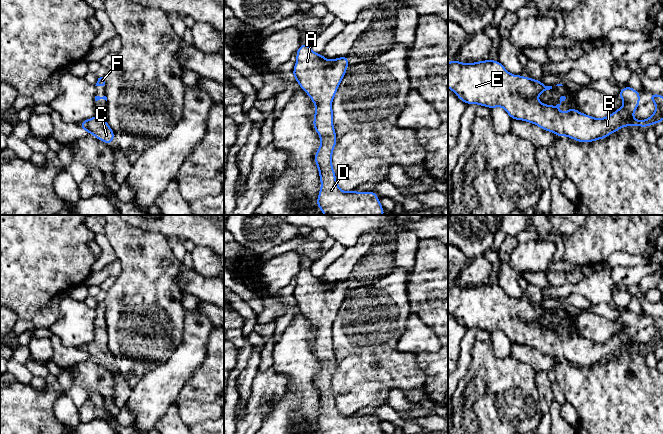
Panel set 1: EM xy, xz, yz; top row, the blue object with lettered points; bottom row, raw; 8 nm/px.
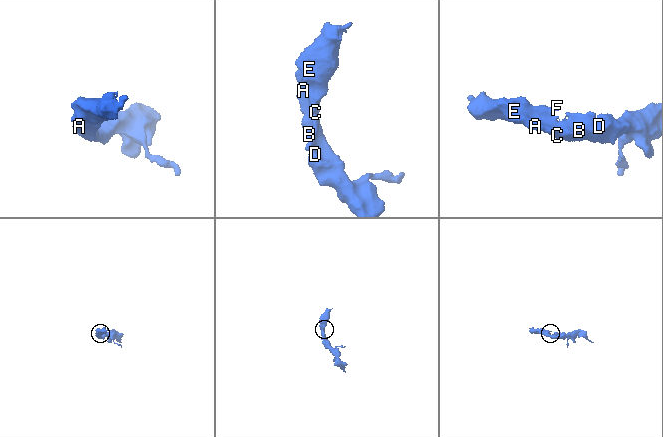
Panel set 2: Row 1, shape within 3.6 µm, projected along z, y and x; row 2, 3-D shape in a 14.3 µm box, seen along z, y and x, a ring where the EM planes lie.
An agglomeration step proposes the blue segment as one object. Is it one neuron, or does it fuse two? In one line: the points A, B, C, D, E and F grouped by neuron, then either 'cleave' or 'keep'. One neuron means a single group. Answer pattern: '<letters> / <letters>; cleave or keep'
A B C D E F; keep

